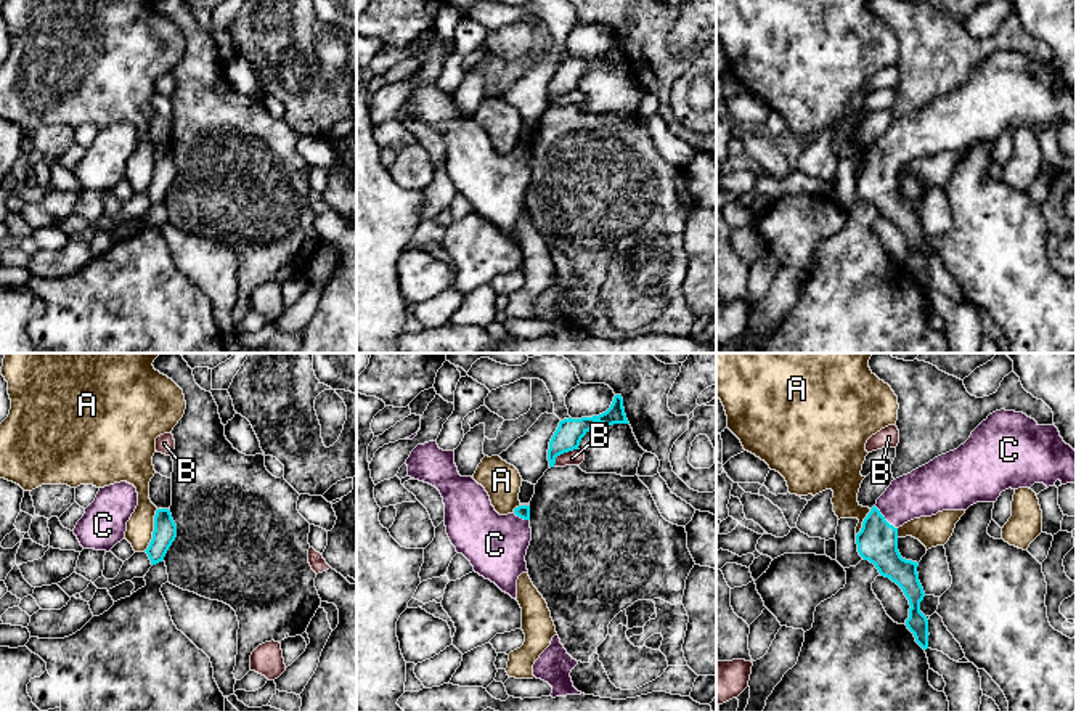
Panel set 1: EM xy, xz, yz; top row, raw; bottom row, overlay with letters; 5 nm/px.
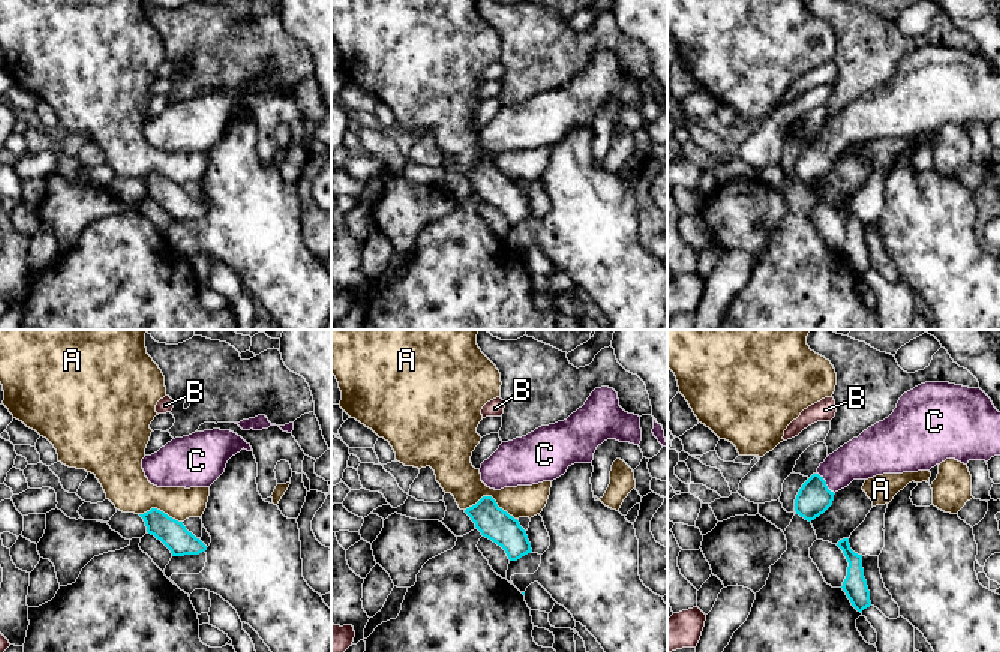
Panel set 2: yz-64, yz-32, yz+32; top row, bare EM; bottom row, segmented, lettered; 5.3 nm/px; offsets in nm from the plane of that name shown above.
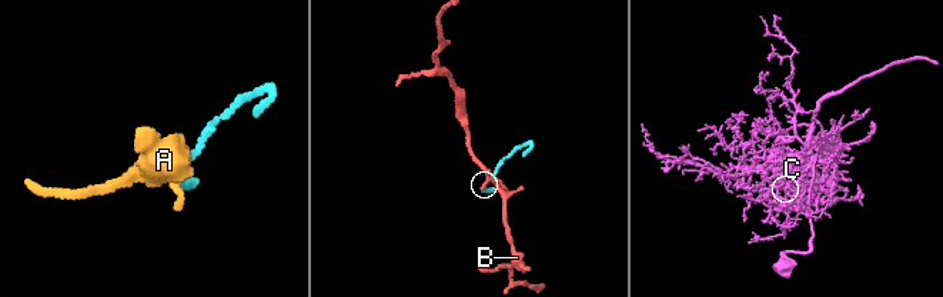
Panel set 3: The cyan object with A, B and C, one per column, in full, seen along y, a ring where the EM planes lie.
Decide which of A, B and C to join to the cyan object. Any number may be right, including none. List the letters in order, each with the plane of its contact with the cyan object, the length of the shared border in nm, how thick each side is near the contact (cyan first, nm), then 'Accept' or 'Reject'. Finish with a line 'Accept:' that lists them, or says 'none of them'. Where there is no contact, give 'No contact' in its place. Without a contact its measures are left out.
A: Touches cyan in xy. Shared border 220 nm. Thickness 120 nm (cyan) against 140 nm. Reject
B: Touches cyan in xz. Shared border 160 nm. Thickness 140 nm (cyan) against 80 nm. Reject
C: Touches cyan in yz. Shared border 170 nm. Thickness 200 nm (cyan) against 240 nm. Accept
Accept: C

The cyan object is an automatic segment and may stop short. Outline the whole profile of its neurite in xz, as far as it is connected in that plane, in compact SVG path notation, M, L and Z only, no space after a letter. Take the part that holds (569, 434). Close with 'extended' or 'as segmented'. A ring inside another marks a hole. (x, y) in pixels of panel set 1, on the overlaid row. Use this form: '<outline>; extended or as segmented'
M615 395L610 408L599 416L581 419L569 417L560 421L557 430L549 441L549 467L554 467L557 456L578 449L581 438L593 429L596 422L604 425L630 424L625 414L622 395Z; as segmented

